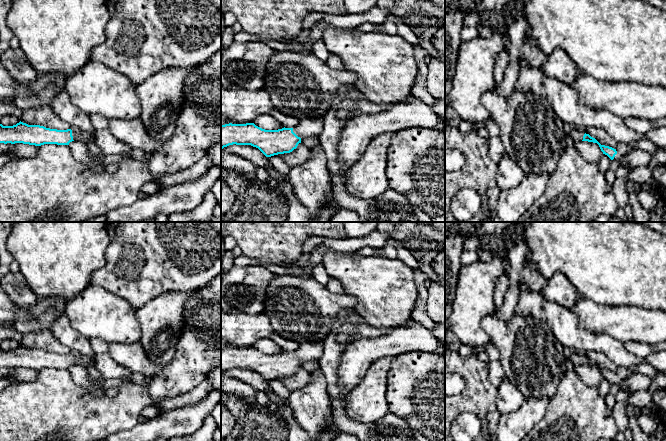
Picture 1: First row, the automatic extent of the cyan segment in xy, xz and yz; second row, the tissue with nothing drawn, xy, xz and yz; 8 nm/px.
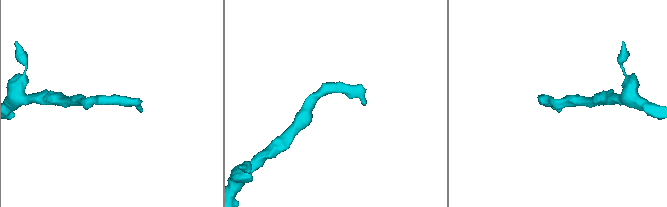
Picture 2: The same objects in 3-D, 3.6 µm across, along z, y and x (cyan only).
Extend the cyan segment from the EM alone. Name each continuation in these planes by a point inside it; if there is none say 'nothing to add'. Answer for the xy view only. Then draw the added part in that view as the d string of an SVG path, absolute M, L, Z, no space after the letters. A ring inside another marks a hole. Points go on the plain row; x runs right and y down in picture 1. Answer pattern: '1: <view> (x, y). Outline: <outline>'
1: xy (85, 361). Outline: M72 355L72 360L74 365L80 365L85 368L89 367L91 364L95 364L95 356L84 356L84 355Z

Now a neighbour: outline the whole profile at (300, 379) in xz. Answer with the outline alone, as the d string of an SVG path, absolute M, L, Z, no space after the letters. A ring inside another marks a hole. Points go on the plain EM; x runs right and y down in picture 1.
M299 367L297 372L292 376L281 379L288 390L294 391L307 386L312 380L312 376L310 372L305 370L303 367Z

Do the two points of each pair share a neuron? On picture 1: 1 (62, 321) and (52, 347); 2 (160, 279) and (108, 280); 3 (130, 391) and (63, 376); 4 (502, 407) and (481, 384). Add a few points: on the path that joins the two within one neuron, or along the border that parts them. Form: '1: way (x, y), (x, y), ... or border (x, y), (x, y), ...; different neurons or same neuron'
1: border (50, 330), (71, 352); different neurons
2: way (147, 278), (121, 279); same neuron
3: way (112, 403), (84, 403), (75, 394); same neuron
4: border (497, 388), (495, 409); different neurons

